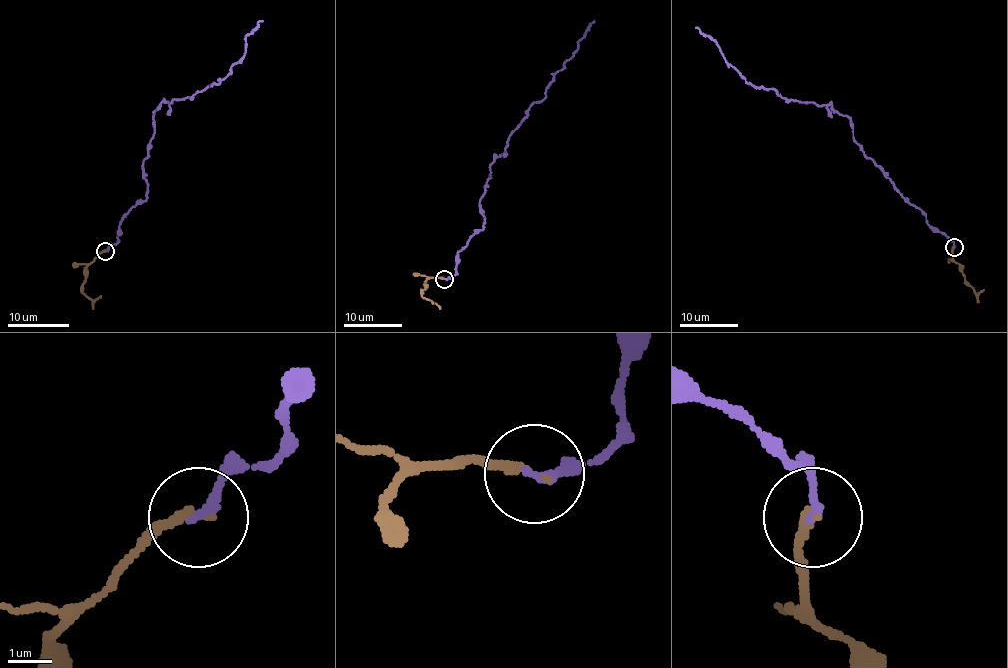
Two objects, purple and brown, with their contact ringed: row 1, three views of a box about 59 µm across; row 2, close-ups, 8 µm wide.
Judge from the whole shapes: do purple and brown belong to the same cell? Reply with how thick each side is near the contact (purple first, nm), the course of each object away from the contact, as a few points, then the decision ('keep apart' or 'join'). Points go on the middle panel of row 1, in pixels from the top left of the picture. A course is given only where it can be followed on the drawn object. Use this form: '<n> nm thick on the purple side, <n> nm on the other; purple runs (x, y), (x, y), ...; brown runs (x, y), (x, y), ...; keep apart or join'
200 nm thick on the purple side, 180 nm on the other; purple runs (444, 278), (454, 275), (457, 252), (483, 227), (479, 199), (489, 164), (595, 21); brown runs (444, 278), (429, 277), (422, 290), (422, 296), (440, 309); join

